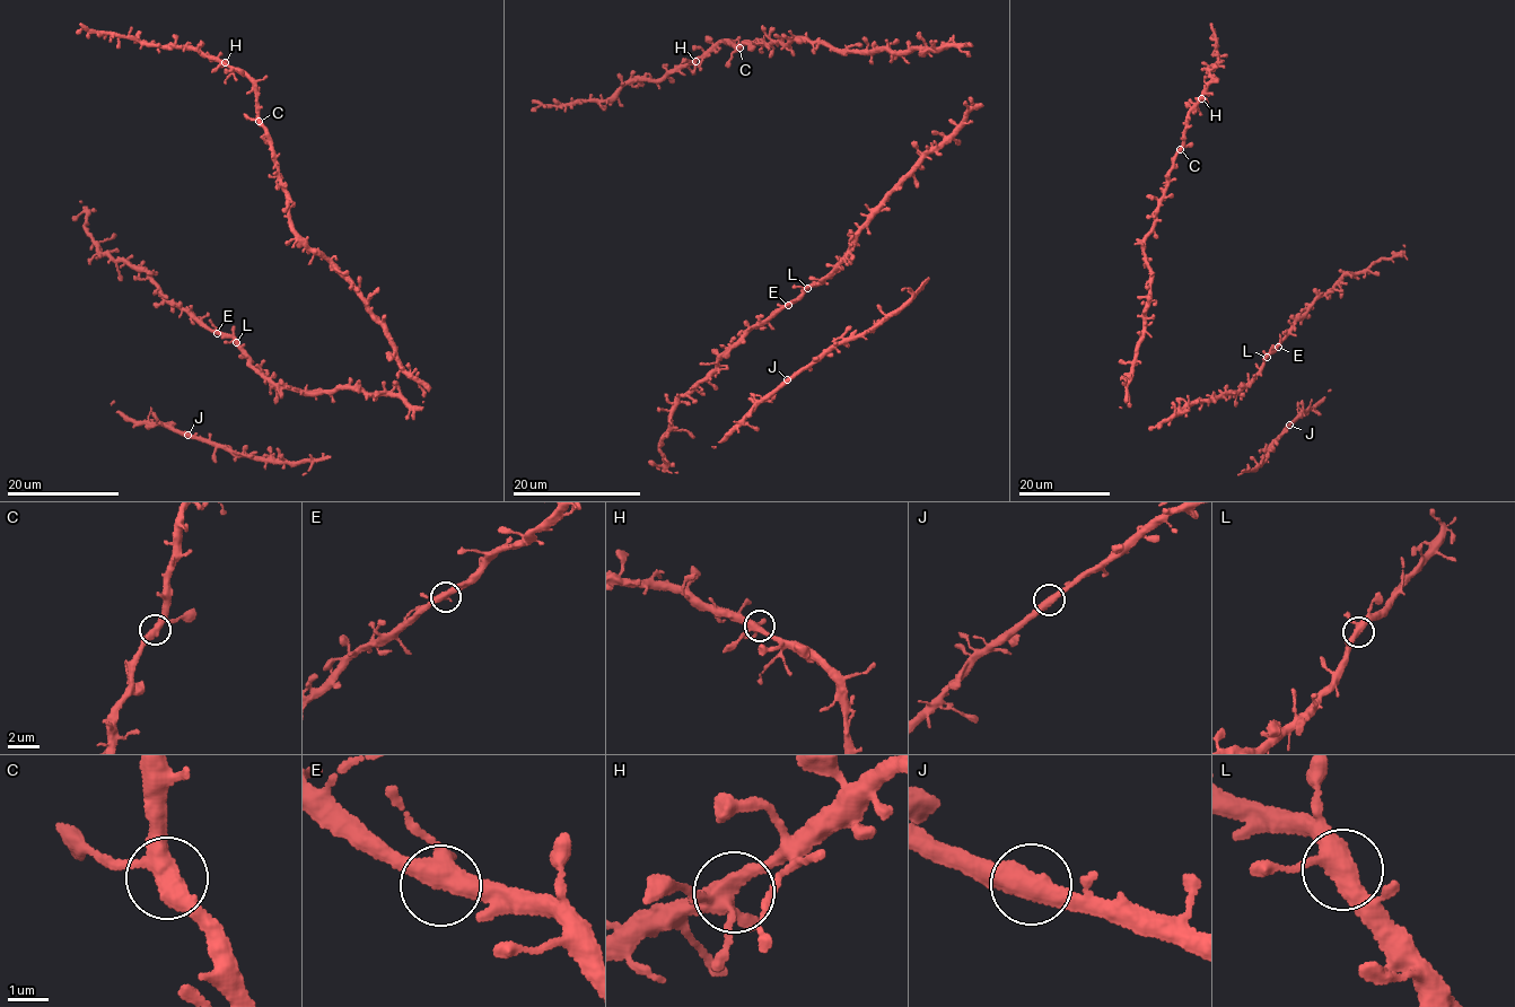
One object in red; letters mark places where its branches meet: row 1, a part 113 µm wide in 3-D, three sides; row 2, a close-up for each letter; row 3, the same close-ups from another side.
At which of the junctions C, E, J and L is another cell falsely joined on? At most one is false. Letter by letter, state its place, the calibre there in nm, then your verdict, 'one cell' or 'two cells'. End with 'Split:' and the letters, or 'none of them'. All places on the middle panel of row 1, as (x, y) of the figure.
C: place (740, 47); calibre 380 nm; one cell
E: place (788, 305); calibre 360 nm; one cell
J: place (787, 379); calibre 480 nm; one cell
L: place (807, 288); calibre 380 nm; one cell
Split: none of them

